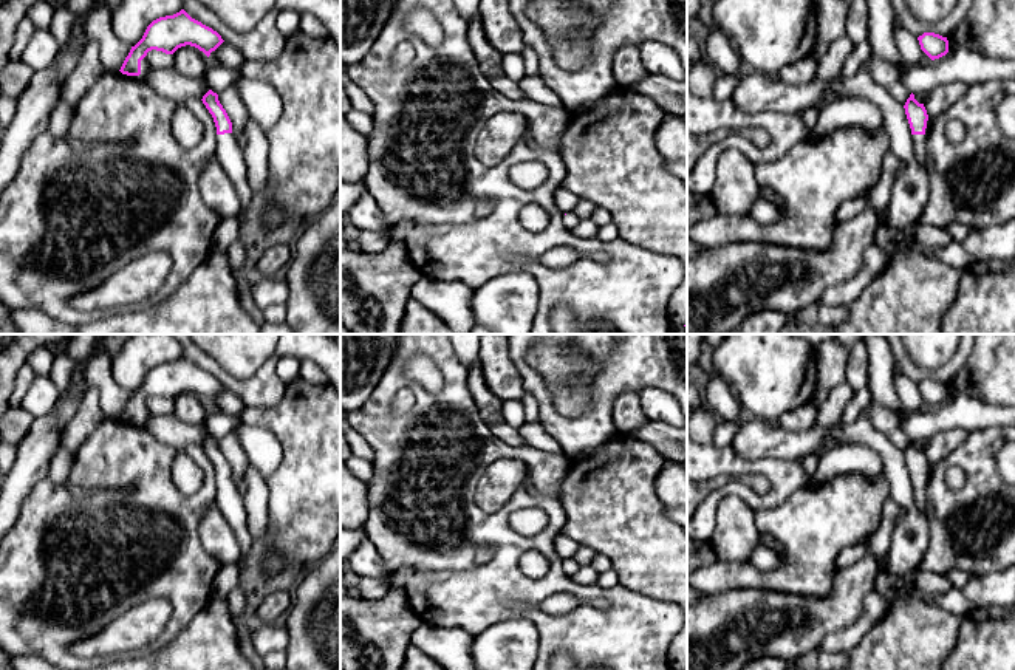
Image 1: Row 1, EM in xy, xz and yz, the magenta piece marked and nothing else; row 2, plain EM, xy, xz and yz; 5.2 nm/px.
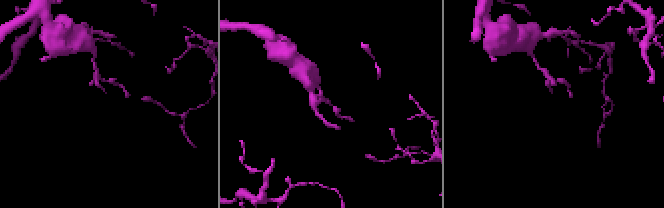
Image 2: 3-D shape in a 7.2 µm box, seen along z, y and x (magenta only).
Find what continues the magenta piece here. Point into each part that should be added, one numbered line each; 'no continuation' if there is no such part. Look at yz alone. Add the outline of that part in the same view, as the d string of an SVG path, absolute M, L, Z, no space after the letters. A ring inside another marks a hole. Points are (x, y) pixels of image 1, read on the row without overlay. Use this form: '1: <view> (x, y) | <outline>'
1: yz (918, 486) | M913 481L913 495L918 509L925 514L925 481Z

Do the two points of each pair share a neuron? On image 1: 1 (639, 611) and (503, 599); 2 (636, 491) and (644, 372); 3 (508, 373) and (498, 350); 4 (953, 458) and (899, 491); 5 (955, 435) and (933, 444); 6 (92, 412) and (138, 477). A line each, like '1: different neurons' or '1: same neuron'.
1: same neuron
2: different neurons
3: same neuron
4: different neurons
5: same neuron
6: different neurons

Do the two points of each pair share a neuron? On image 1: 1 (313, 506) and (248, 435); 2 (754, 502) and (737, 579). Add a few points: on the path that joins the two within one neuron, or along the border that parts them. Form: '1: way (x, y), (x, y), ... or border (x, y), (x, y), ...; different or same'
1: border (271, 430), (280, 444), (280, 463), (266, 480); different
2: border (789, 495), (775, 506), (755, 511); different

